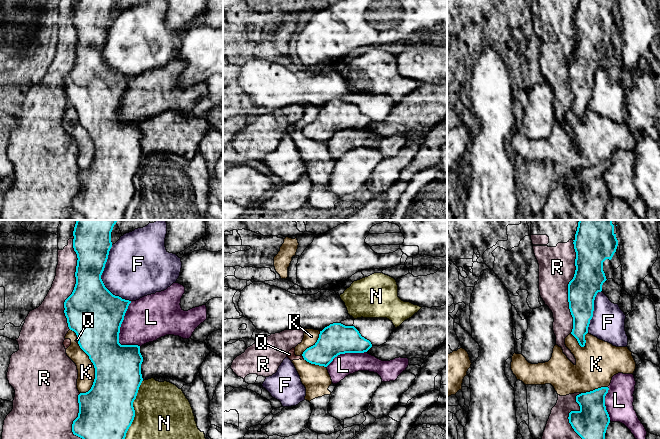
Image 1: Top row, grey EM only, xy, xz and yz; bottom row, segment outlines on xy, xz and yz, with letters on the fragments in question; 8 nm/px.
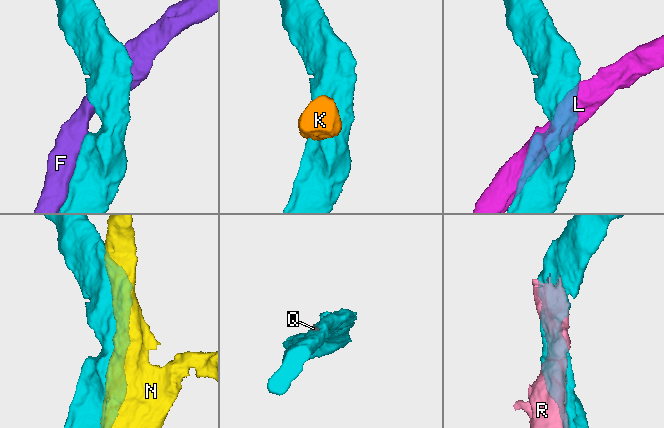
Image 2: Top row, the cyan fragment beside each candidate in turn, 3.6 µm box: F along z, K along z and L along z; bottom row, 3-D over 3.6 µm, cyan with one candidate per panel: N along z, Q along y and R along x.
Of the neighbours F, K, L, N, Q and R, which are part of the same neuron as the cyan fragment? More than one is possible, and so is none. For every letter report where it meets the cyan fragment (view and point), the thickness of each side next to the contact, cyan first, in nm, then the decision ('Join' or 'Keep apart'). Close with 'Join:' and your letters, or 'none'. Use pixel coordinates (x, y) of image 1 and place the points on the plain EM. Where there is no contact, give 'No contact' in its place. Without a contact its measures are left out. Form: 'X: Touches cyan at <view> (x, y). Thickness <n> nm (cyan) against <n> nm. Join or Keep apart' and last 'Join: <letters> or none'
F: Touches cyan at xy (100, 54). Thickness 400 nm (cyan) against 420 nm. Keep apart
K: Touches cyan at xy (94, 143). Thickness 380 nm (cyan) against 140 nm. Keep apart
L: Touches cyan at xy (119, 108). Thickness 440 nm (cyan) against 360 nm. Keep apart
N: Touches cyan at xy (134, 188). Thickness 440 nm (cyan) against 480 nm. Keep apart
Q: Touches cyan at xz (303, 133). Thickness 220 nm (cyan) against 70 nm. Keep apart
R: Touches cyan at yz (568, 63). Thickness 240 nm (cyan) against 280 nm. Keep apart
Join: none

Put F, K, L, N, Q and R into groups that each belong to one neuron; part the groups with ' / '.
F / K Q / L / N / R

